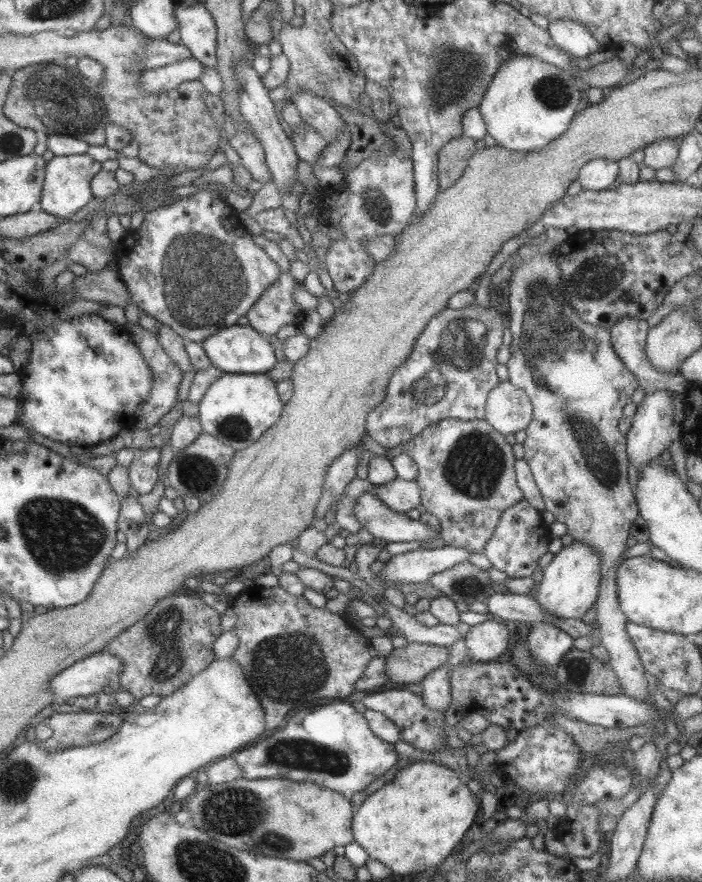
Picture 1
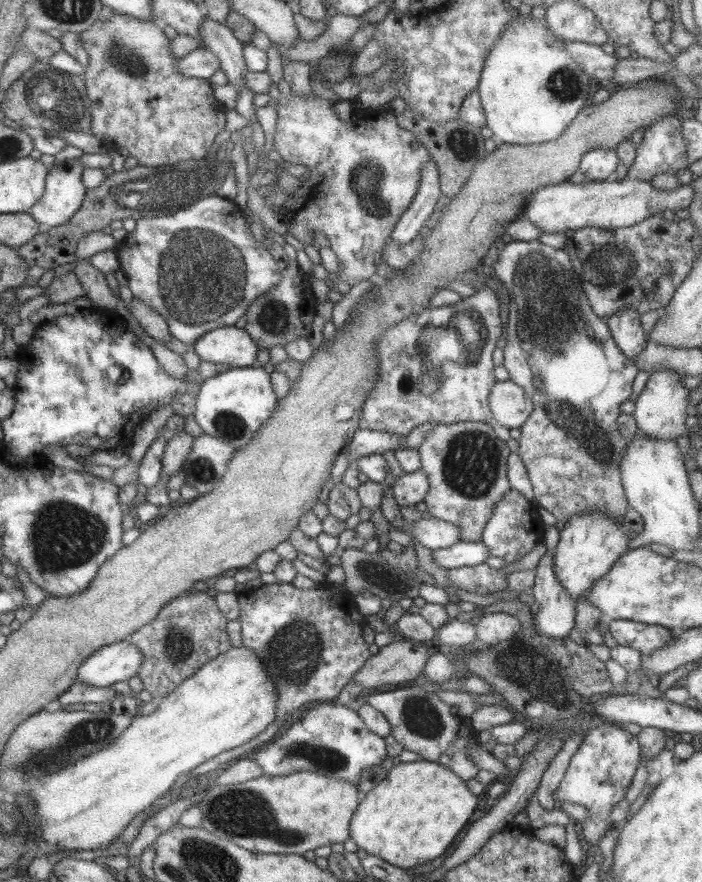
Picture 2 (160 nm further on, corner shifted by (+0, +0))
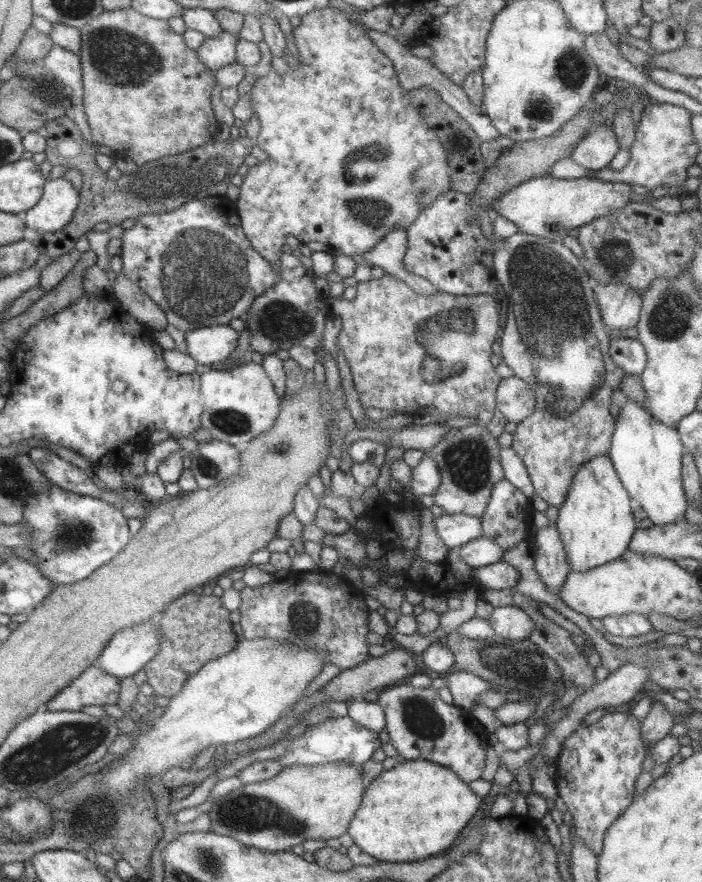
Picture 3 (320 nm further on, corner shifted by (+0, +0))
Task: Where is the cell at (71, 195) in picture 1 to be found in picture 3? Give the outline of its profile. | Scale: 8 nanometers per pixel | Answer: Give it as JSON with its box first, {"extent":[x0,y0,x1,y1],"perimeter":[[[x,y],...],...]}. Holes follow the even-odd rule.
{"extent":[21,178,79,234],"perimeter":[[[64,178],[46,180],[38,204],[21,215],[24,225],[41,234],[61,230],[79,204],[79,193]]]}

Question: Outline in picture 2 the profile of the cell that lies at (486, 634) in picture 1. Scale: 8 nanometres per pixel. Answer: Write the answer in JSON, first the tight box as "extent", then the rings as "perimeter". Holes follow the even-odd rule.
{"extent":[475,614,522,645],"perimeter":[[[484,614],[477,624],[475,624],[476,639],[488,645],[497,644],[499,641],[513,638],[522,629],[519,620],[505,614]]]}

